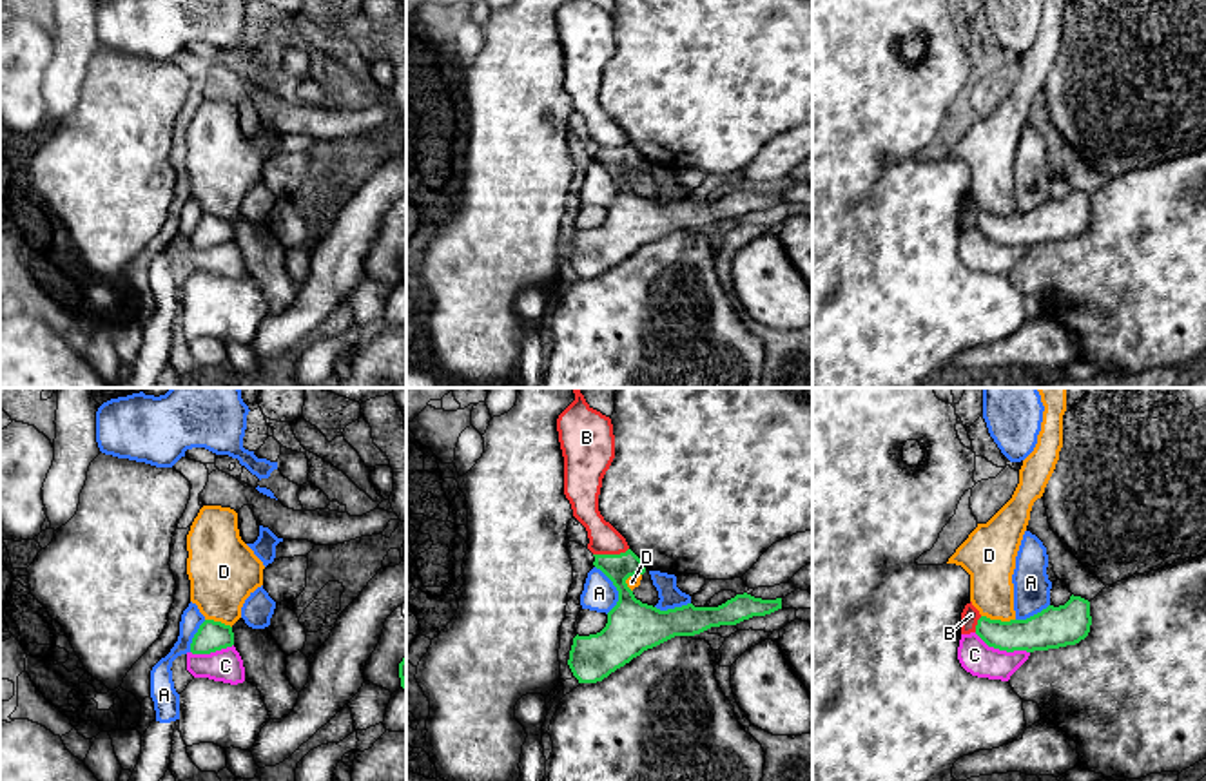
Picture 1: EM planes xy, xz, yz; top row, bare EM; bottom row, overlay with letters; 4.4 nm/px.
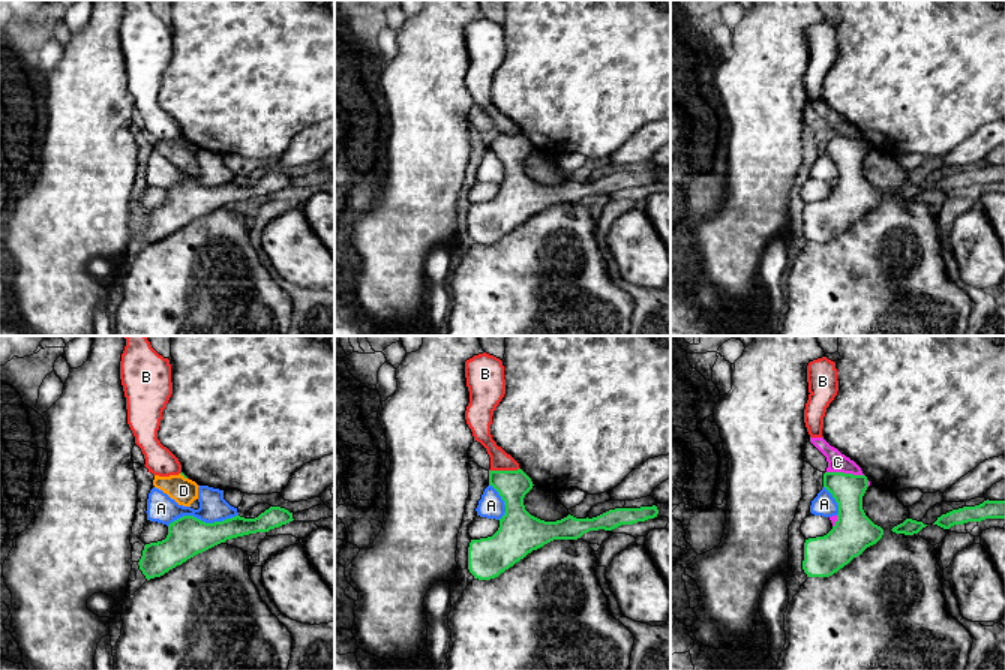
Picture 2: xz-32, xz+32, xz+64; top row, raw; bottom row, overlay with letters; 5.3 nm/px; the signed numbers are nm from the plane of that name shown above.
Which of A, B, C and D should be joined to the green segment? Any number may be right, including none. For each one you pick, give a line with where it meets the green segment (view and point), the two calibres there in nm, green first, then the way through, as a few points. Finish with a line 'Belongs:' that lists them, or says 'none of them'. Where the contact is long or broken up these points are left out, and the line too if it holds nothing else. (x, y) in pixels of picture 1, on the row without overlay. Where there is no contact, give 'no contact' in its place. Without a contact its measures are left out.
Belongs: none of them

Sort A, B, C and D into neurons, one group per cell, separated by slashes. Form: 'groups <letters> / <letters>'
groups A / B / C / D

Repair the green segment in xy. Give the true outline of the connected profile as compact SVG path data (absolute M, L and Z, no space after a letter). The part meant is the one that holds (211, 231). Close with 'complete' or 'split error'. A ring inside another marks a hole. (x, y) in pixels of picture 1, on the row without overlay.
M205 214L192 232L192 248L210 248L234 239L234 227L230 219Z; complete

